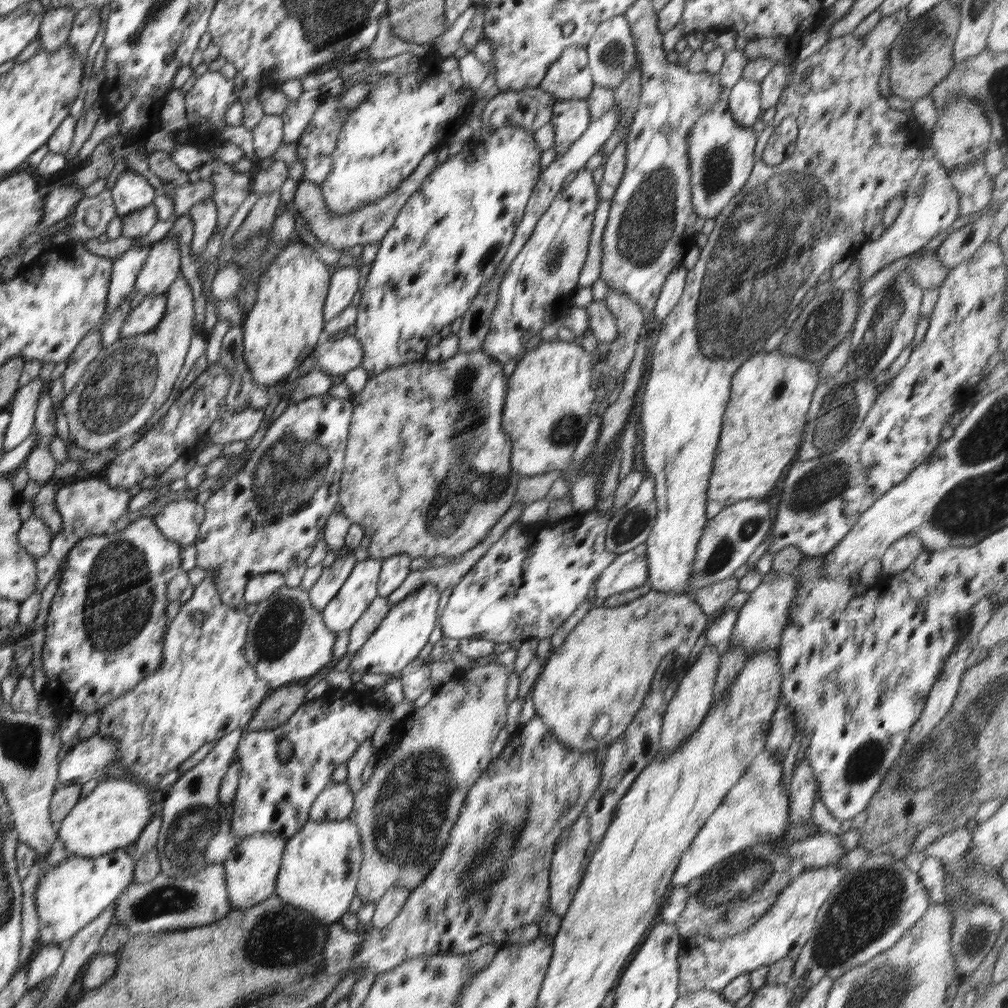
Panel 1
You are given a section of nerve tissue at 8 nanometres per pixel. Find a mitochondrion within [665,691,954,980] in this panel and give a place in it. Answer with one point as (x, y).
(868, 903)

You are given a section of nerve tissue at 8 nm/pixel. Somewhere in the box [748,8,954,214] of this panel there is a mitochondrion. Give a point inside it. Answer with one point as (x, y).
(921, 37)

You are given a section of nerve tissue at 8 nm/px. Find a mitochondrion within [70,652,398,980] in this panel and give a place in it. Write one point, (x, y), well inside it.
(183, 846)

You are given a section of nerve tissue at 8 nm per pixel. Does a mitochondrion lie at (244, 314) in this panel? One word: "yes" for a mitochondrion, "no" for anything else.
no

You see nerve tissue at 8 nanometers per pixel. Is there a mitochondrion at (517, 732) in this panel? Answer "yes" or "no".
no

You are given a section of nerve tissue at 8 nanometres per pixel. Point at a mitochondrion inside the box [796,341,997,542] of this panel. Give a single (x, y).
(837, 413)

